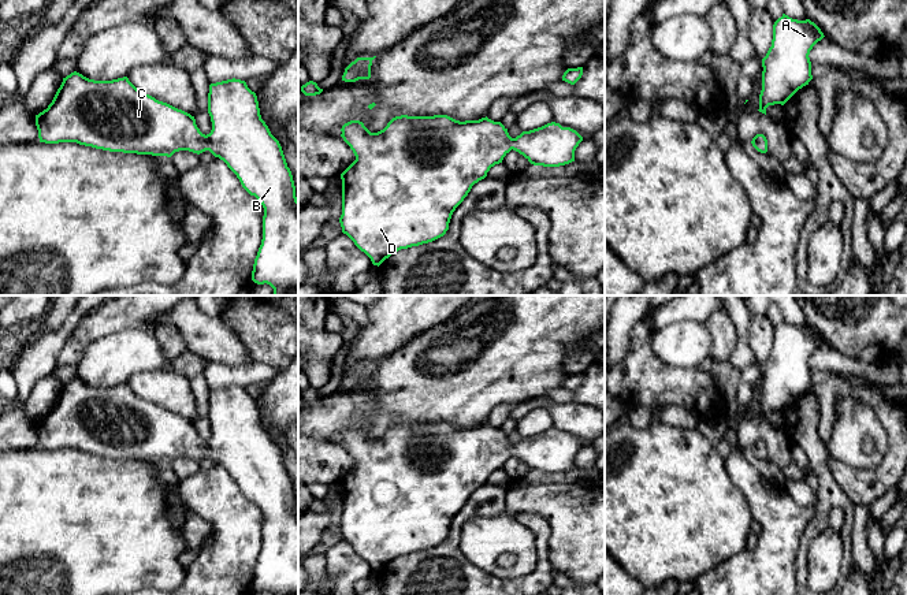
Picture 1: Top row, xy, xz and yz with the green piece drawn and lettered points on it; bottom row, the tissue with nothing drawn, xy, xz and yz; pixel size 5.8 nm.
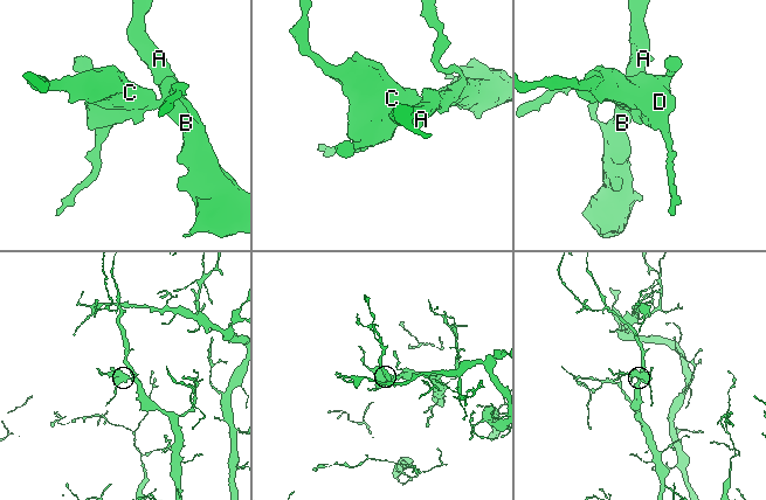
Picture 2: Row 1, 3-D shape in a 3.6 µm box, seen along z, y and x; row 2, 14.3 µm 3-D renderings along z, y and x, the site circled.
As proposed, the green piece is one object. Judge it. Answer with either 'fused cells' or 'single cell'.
single cell

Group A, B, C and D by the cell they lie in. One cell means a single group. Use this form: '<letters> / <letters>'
A B C D

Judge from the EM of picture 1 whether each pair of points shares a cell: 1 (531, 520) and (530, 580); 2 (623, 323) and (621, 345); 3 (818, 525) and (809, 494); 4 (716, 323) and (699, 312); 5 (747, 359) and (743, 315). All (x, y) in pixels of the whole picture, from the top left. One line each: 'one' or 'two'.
1: one
2: one
3: two
4: two
5: one

